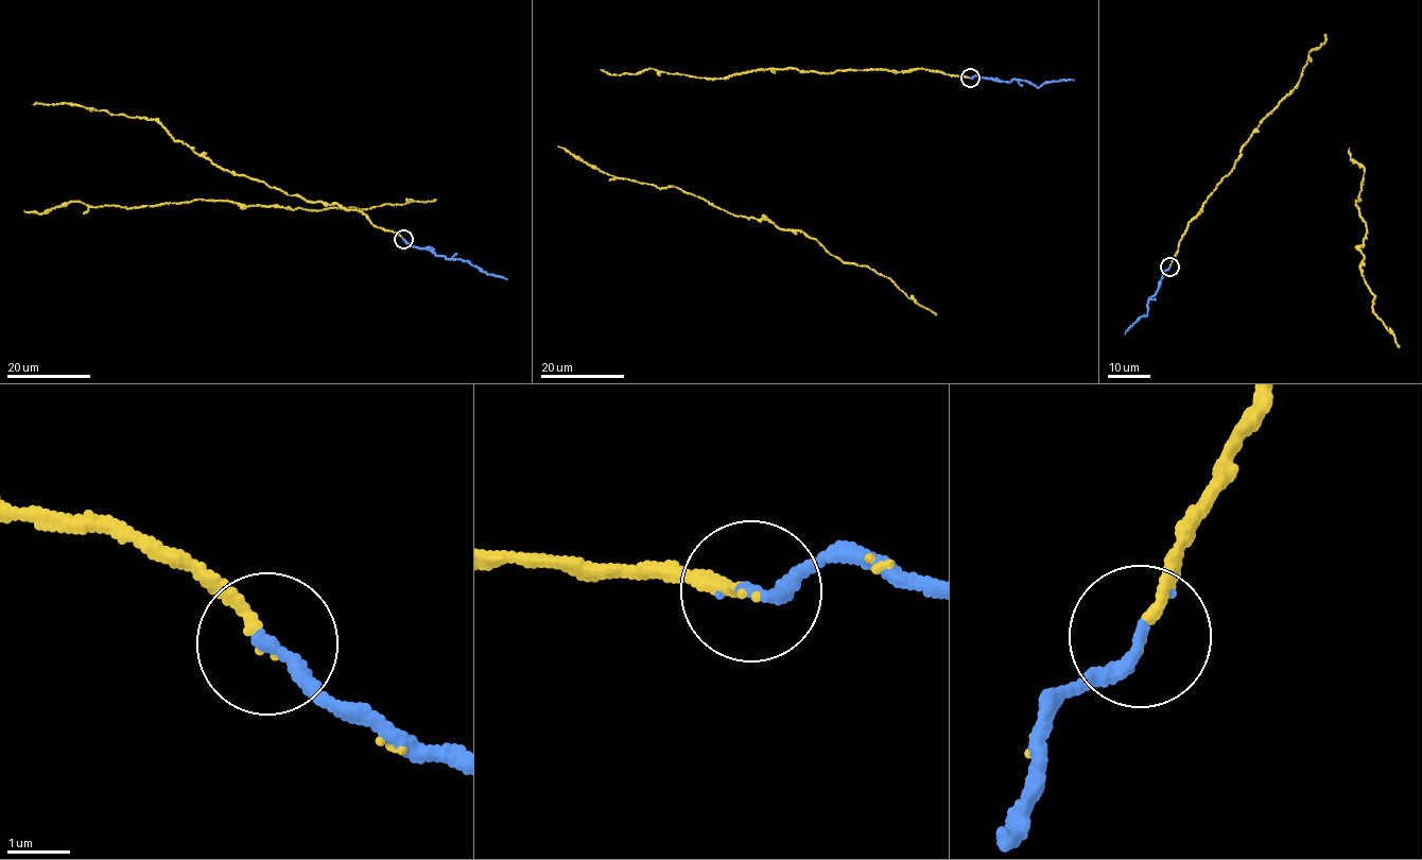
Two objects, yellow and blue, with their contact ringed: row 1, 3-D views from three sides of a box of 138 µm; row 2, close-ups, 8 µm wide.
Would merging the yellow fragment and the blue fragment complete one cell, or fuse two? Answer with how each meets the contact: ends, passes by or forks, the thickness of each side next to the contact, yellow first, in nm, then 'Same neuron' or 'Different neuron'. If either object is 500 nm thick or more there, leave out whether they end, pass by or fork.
At the ring yellow ends. At the ring blue ends. Thickness 150 nm (yellow) against 220 nm. Same neuron

